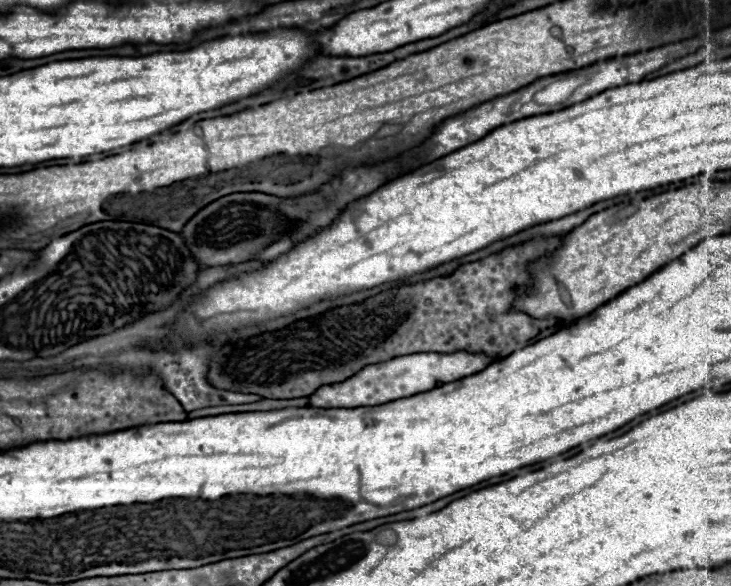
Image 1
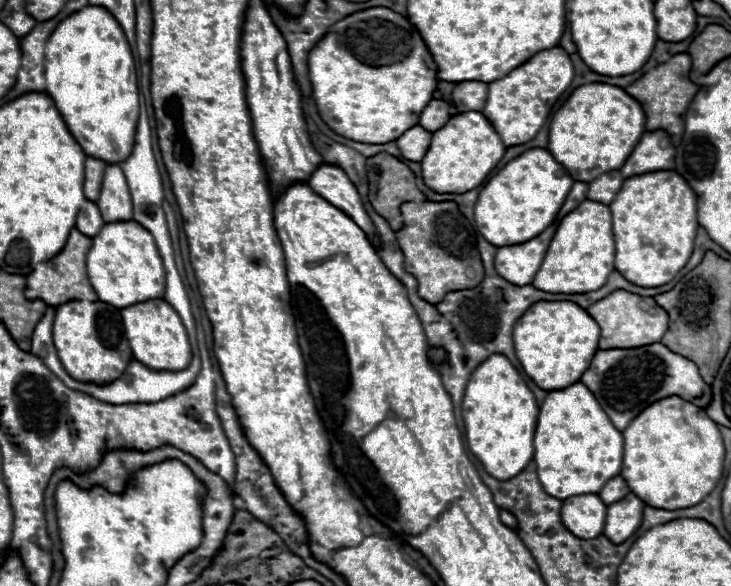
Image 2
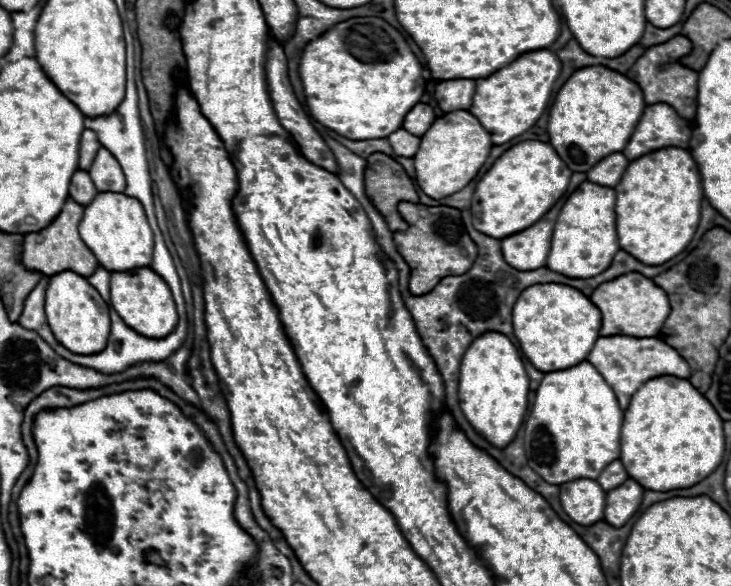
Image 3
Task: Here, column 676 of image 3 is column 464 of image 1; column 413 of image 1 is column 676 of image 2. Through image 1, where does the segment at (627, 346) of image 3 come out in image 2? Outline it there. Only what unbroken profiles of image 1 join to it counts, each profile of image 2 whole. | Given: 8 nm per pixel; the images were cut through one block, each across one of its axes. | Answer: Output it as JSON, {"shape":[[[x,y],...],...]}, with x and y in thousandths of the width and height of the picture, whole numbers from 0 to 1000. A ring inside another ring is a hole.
{"shape":[[[903,584],[886,587],[884,594],[840,594],[834,601],[818,597],[793,652],[815,676],[818,689],[848,737],[854,737],[881,696],[906,679],[930,676],[949,686],[955,696],[966,696],[974,679],[971,659],[958,645],[952,621],[917,601]]]}

